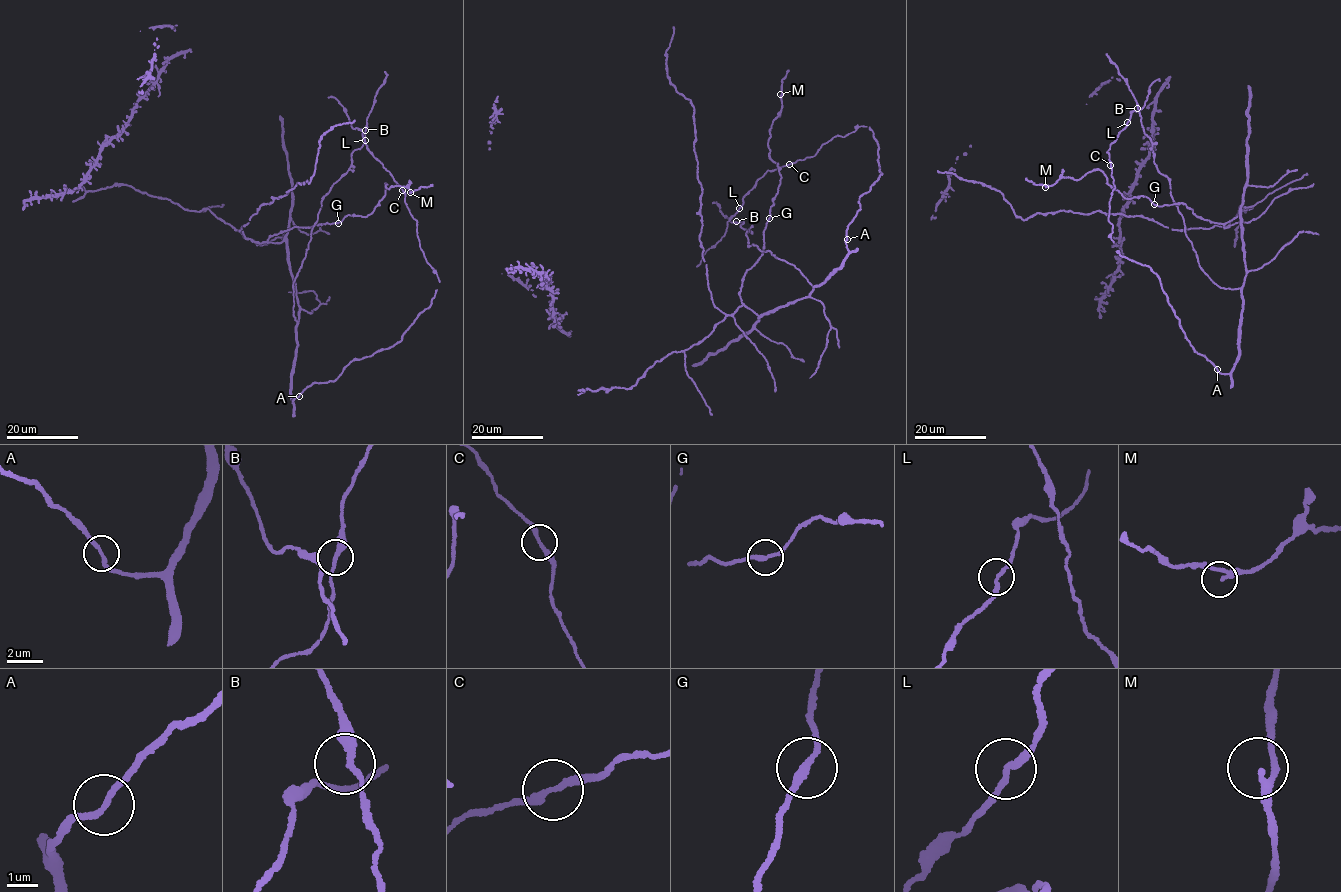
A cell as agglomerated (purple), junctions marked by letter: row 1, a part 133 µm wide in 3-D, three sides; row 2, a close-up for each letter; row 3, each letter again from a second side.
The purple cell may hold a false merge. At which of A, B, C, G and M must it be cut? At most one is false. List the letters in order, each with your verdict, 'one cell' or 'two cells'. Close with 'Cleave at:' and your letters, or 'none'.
A: one cell
B: one cell
C: one cell
G: one cell
M: one cell
Cleave at: none

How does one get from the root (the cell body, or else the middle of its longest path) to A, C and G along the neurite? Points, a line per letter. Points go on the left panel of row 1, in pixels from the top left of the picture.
A: (234, 227), (254, 241), (285, 242), (289, 269), (300, 308), (290, 394), (293, 401), (299, 395)
C: (234, 227), (254, 241), (285, 242), (297, 321), (294, 278), (322, 198), (363, 145), (361, 130), (402, 190)
G: (234, 227), (248, 239), (261, 243), (271, 236), (294, 227), (338, 222)

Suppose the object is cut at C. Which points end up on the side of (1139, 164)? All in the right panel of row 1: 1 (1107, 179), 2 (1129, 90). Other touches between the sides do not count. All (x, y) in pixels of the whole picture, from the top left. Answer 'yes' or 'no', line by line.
1: yes
2: yes

